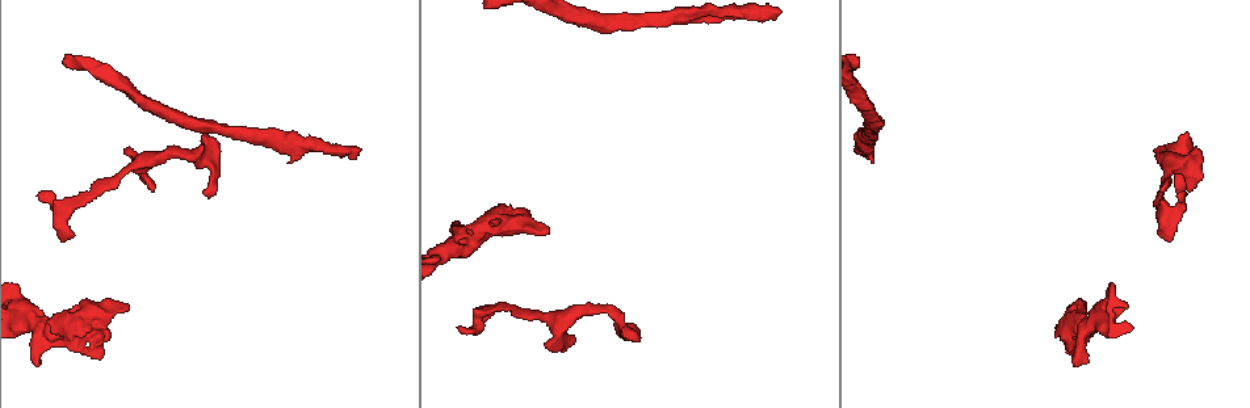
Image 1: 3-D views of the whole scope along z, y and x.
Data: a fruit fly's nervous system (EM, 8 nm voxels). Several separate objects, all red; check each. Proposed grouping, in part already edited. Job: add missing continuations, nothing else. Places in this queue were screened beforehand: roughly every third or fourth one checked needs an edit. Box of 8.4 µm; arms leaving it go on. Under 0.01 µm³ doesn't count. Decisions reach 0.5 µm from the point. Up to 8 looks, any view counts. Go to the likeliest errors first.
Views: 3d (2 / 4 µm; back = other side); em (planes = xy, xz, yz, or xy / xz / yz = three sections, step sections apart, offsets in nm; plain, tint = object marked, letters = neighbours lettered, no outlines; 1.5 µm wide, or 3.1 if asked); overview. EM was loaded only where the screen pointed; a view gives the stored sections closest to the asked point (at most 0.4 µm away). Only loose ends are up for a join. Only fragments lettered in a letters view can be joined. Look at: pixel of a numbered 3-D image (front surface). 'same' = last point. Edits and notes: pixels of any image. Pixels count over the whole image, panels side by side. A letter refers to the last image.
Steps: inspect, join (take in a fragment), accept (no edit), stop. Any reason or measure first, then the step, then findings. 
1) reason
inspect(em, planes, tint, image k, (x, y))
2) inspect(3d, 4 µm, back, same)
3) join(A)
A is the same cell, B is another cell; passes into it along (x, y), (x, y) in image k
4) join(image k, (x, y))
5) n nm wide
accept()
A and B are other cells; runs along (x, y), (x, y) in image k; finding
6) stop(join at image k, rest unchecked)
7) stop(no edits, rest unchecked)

inspect(3d, 2 µm, image 1, (1189, 192))

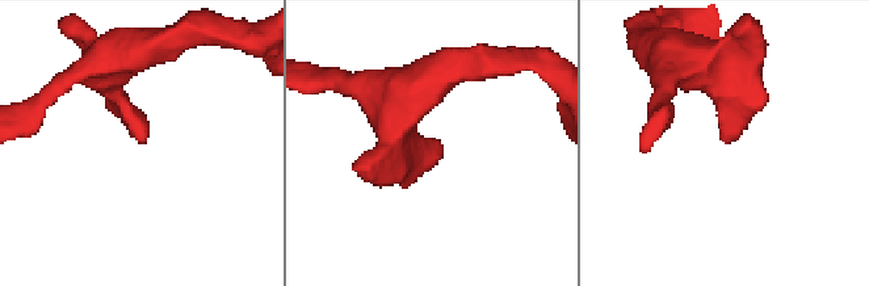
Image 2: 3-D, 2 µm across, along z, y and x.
inspect(em, planes, tint, image 2, (435, 145))

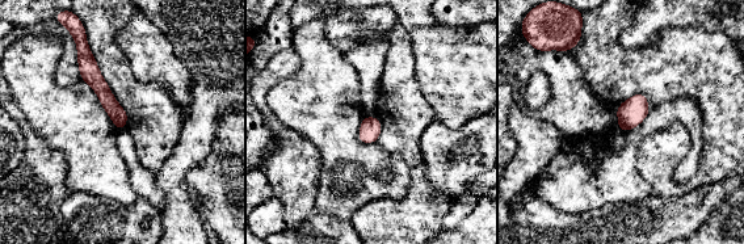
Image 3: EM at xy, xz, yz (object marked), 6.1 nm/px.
what lies round it
inspect(em, planes, letters, same)

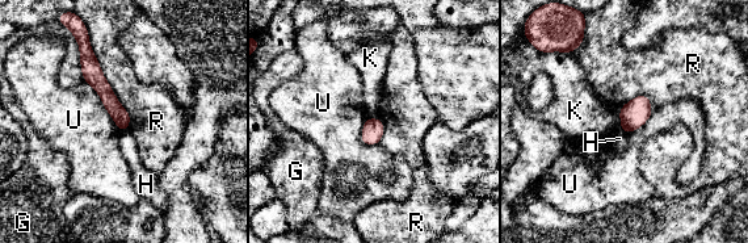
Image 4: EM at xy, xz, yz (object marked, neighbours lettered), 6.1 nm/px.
R touches over 650 nm
accept()
G, H, K, R and U are other cells; runs along (84, 50), (93, 76), (125, 126) in image 4; no lettered fragment goes on from it

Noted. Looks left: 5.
free end
inspect(em, planes, letters, image 1, (1074, 364))

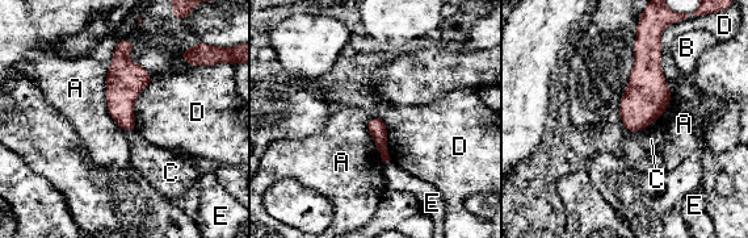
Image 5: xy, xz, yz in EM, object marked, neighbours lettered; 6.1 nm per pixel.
A touches over 400 nm
accept()
A, B, C, D and E are other cells; border along (105, 71), (106, 109), (125, 132) in image 5; no lettered fragment goes on from it

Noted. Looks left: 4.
an open end
inspect(em, planes, letters, image 1, (1177, 194))

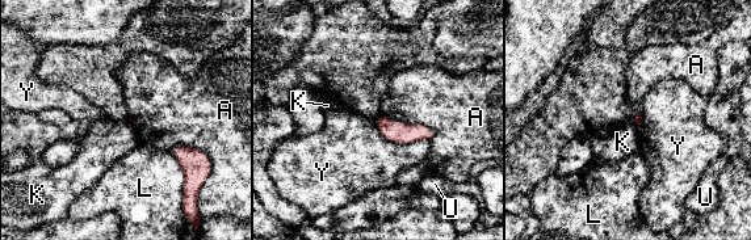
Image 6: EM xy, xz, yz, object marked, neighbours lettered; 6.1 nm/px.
accept()
A, K, L, U and Y are other cells; border along (381, 113), (424, 123), (435, 134) in image 6; none of them fits

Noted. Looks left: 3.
stop(no edits, rest unchecked)

